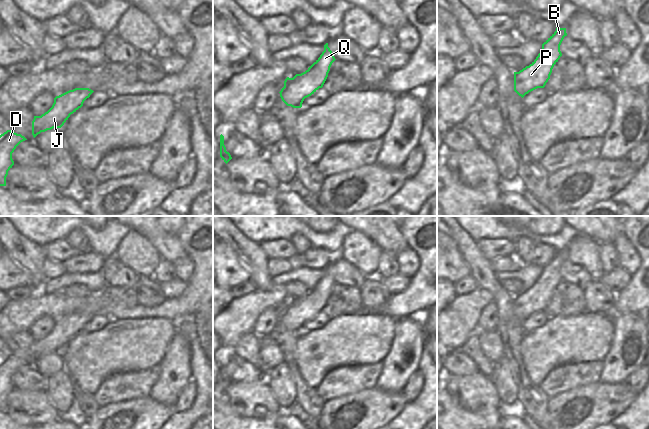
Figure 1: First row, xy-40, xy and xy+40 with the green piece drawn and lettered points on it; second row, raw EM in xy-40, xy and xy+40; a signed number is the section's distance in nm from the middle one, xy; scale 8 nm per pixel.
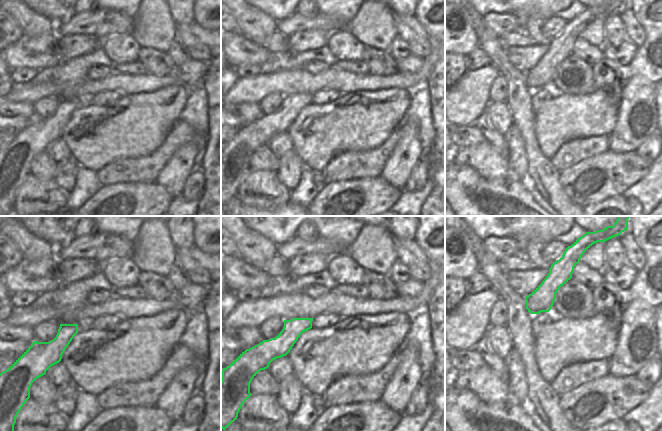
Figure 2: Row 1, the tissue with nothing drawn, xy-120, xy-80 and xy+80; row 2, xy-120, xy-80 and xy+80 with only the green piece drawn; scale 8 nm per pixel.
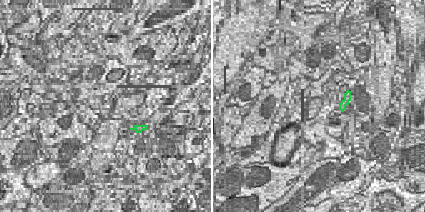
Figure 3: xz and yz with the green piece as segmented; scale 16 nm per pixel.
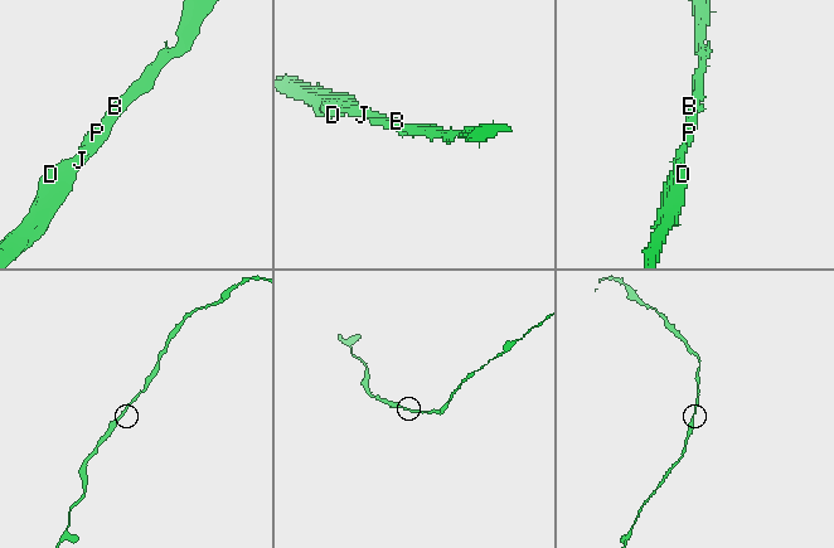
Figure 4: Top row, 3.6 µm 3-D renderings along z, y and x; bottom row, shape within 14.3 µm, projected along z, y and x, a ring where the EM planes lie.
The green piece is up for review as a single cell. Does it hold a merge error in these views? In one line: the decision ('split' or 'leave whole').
leave whole

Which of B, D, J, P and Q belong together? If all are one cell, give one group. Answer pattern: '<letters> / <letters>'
B D J P Q

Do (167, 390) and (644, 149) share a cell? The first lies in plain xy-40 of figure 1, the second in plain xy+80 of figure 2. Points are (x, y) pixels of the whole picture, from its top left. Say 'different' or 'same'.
different

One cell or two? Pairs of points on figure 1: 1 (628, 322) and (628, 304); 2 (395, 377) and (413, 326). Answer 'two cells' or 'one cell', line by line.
1: two cells
2: one cell

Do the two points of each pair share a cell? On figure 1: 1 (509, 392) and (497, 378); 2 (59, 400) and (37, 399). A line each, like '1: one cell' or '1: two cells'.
1: one cell
2: two cells

